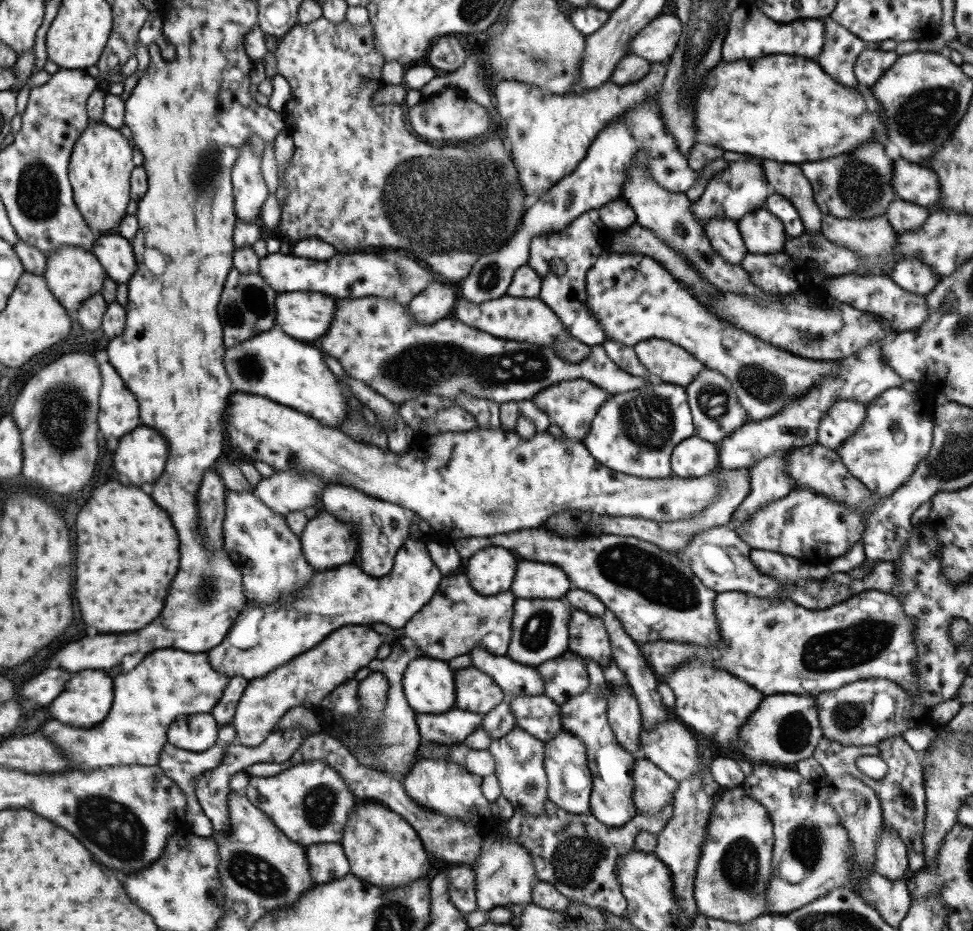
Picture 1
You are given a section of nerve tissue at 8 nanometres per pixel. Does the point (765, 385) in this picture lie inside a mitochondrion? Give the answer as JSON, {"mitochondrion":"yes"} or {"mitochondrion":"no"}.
{"mitochondrion":"yes"}

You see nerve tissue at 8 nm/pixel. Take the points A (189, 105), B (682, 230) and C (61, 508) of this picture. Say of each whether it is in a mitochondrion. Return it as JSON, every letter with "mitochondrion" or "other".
{"A":"other","B":"other","C":"other"}

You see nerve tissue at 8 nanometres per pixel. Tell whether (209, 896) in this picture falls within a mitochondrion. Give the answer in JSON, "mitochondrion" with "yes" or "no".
{"mitochondrion":"yes"}

